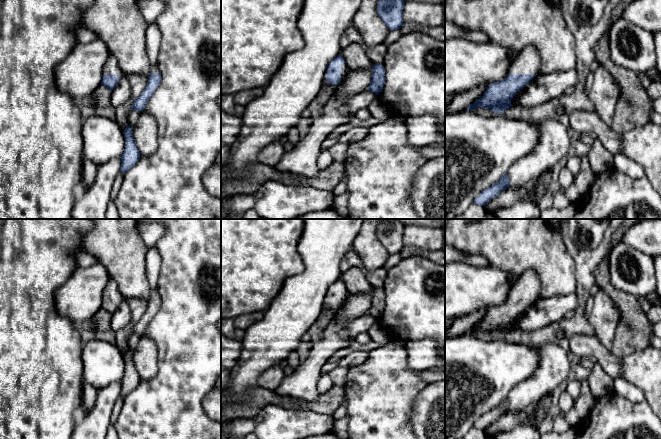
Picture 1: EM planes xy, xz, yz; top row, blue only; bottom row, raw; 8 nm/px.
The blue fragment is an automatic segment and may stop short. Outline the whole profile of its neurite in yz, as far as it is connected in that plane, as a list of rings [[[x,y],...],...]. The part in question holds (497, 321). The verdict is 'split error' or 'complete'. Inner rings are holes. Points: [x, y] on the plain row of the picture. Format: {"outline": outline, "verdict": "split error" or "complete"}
{"outline": [[[527,270],[511,289],[506,302],[490,308],[483,320],[469,329],[467,334],[474,335],[476,331],[481,331],[494,337],[504,337],[513,330],[511,323],[517,316],[539,299],[540,290],[538,275],[533,270]]], "verdict": "split error"}

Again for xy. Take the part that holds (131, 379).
{"outline": [[[127,350],[124,355],[125,373],[121,380],[120,396],[125,397],[140,383],[141,379],[133,362],[132,351]]], "verdict": "complete"}

